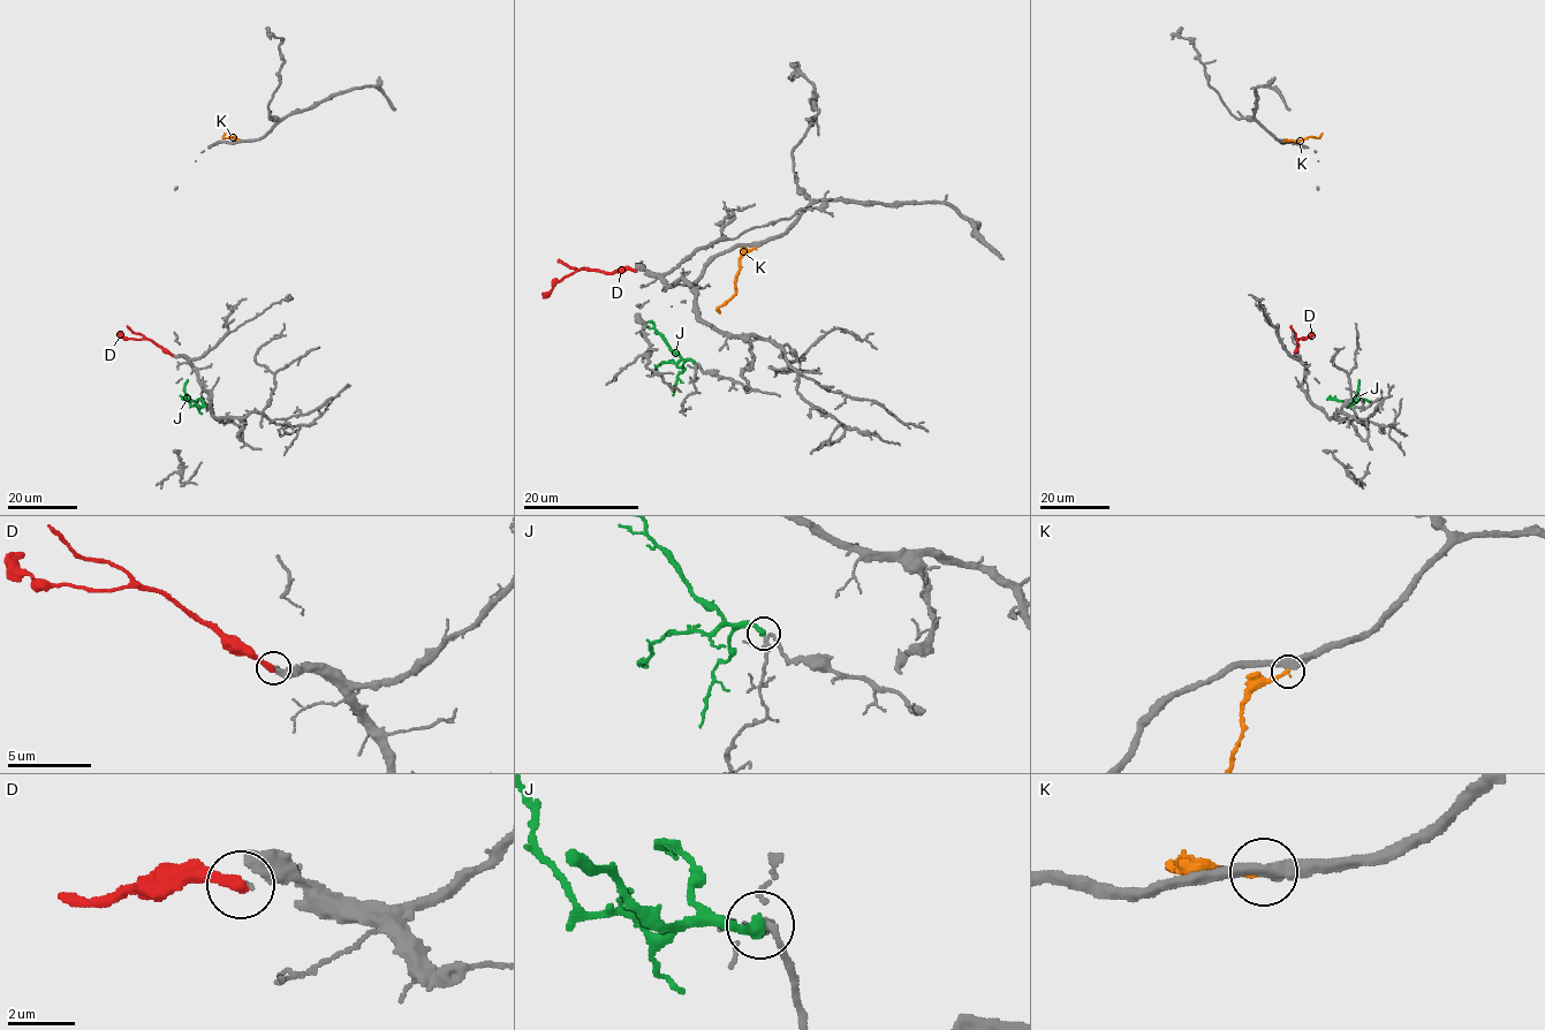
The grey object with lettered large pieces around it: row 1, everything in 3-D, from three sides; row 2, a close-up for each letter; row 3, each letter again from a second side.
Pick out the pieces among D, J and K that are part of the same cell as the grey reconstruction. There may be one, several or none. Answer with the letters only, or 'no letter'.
no letter

